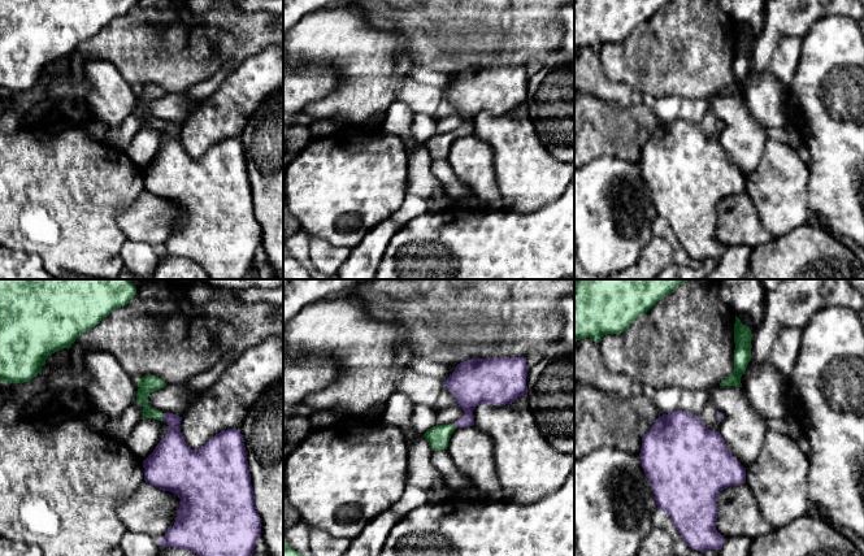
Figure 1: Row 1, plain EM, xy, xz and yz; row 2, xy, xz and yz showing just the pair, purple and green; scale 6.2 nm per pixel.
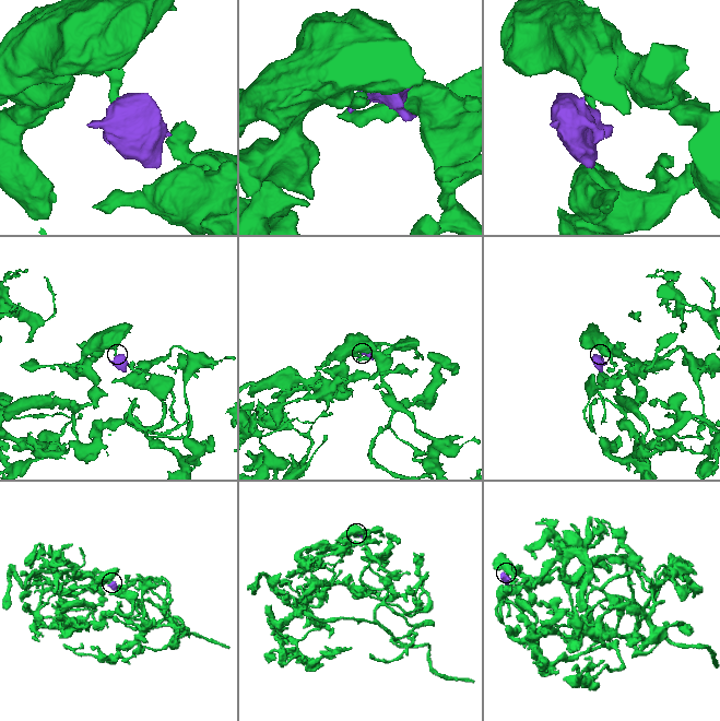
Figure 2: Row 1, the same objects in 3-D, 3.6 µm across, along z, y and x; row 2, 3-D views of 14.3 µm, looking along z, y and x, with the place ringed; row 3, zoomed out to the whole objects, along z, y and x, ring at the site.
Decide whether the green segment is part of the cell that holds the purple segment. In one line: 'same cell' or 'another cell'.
same cell

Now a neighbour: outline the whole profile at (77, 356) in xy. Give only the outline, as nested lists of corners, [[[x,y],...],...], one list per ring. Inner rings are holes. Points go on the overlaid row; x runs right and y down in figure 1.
[[[71,344],[71,347],[69,348],[69,353],[70,353],[70,364],[79,372],[83,369],[84,366],[84,352],[83,349],[77,346],[77,344]]]

